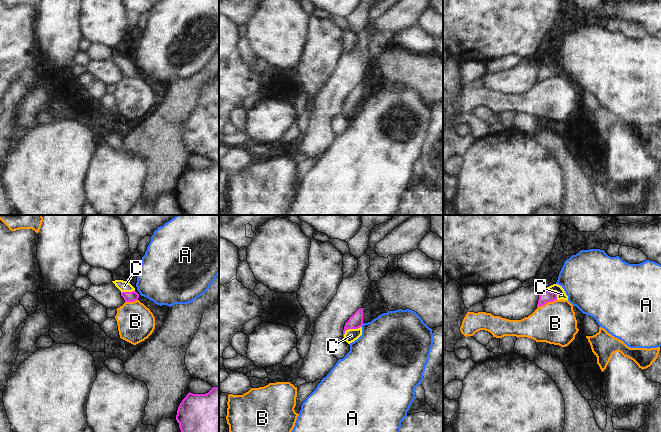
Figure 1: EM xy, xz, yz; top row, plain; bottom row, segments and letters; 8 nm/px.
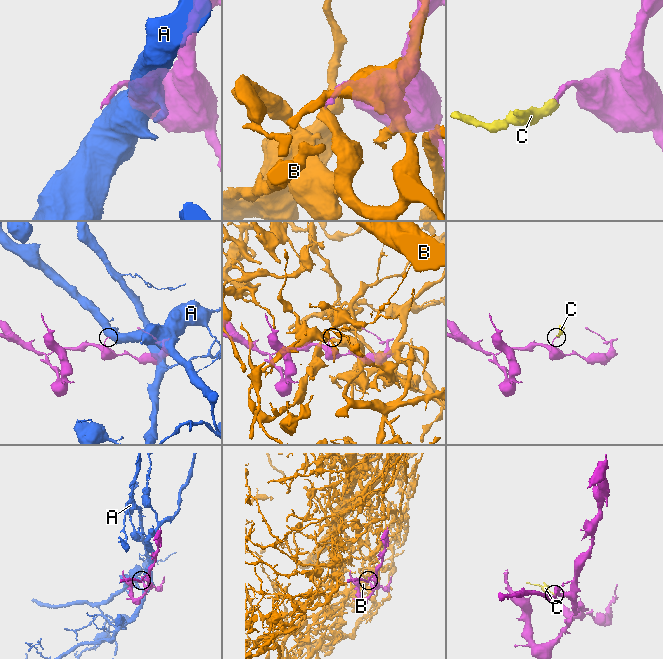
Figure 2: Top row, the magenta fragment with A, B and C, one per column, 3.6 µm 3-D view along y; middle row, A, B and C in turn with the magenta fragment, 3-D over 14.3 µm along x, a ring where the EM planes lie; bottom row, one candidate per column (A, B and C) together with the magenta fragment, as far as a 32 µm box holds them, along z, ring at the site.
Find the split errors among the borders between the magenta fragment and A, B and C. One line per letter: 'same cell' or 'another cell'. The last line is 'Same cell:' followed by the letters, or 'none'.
A: another cell
B: another cell
C: same cell
Same cell: C

